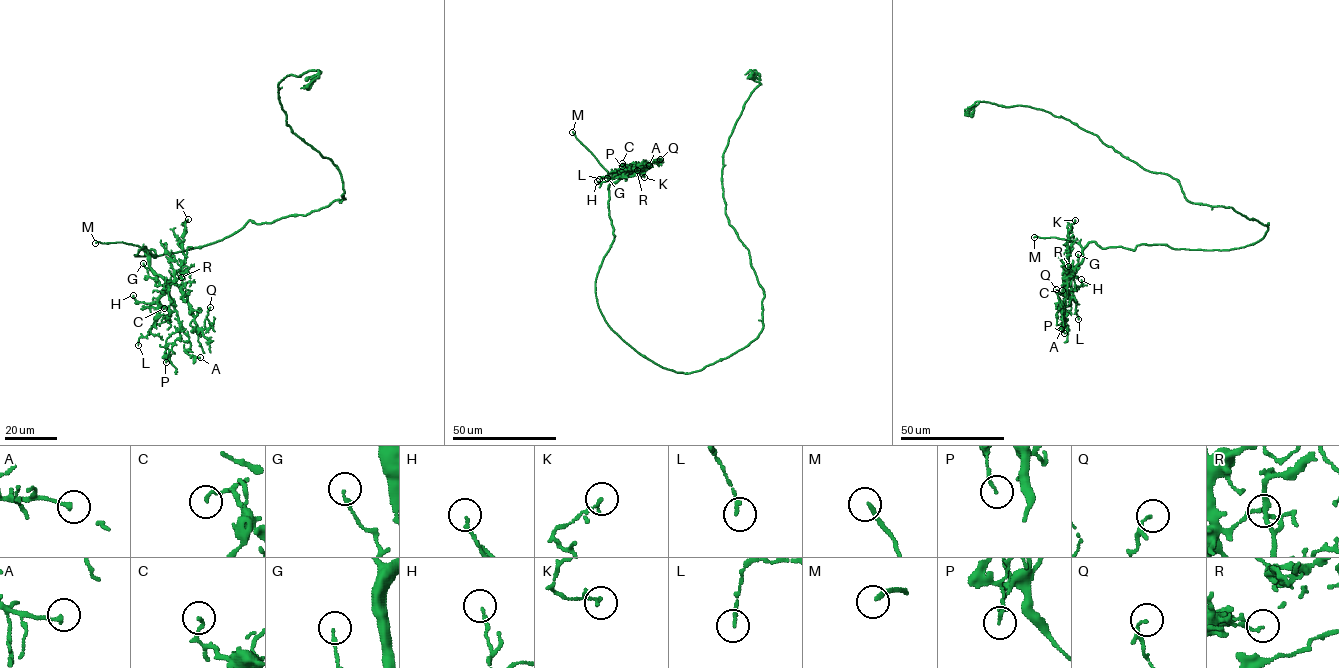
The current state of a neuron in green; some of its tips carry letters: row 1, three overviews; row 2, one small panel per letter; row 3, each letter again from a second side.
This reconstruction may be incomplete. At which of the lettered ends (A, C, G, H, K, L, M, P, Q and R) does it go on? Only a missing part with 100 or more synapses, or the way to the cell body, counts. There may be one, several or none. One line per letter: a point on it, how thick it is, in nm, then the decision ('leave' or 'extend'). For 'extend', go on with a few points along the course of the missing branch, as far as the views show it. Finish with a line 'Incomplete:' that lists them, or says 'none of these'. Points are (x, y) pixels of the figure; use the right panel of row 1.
A: at (1061, 329); 180 nm thick; leave
C: at (1062, 290); 100 nm thick; leave
G: at (1078, 254); 160 nm thick; leave
H: at (1081, 279); 140 nm thick; leave
K: at (1075, 220); 120 nm thick; leave
L: at (1078, 319); 160 nm thick; leave
M: at (1034, 237); 180 nm thick; extend; missing branch runs (1034, 237), (1027, 243), (1012, 245), (1012, 240)
P: at (1064, 333); 80 nm thick; leave
Q: at (1056, 289); 110 nm thick; leave
R: at (1068, 266); 140 nm thick; leave
Incomplete: M

